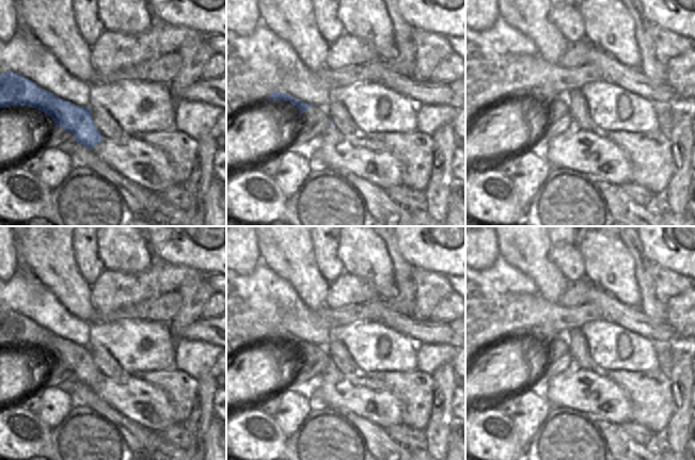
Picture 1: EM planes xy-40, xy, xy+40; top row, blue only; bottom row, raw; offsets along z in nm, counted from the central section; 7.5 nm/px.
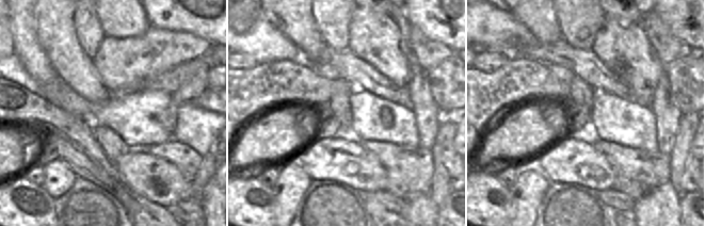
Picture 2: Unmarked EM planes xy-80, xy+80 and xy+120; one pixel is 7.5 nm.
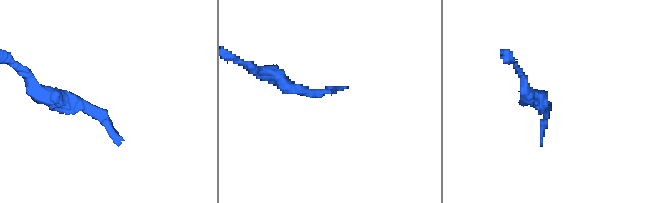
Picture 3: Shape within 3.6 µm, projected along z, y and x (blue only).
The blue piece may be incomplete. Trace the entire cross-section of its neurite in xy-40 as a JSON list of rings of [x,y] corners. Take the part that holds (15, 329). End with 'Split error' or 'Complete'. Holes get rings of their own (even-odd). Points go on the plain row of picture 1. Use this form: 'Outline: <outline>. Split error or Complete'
Outline: [[[9,308],[5,313],[0,313],[0,348],[10,345],[28,345],[48,353],[57,366],[72,370],[75,380],[91,390],[102,380],[90,347],[61,338]]]. Complete

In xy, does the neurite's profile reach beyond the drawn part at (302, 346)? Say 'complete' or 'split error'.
complete

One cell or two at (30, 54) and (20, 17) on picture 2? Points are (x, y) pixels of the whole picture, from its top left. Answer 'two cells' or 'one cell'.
one cell

